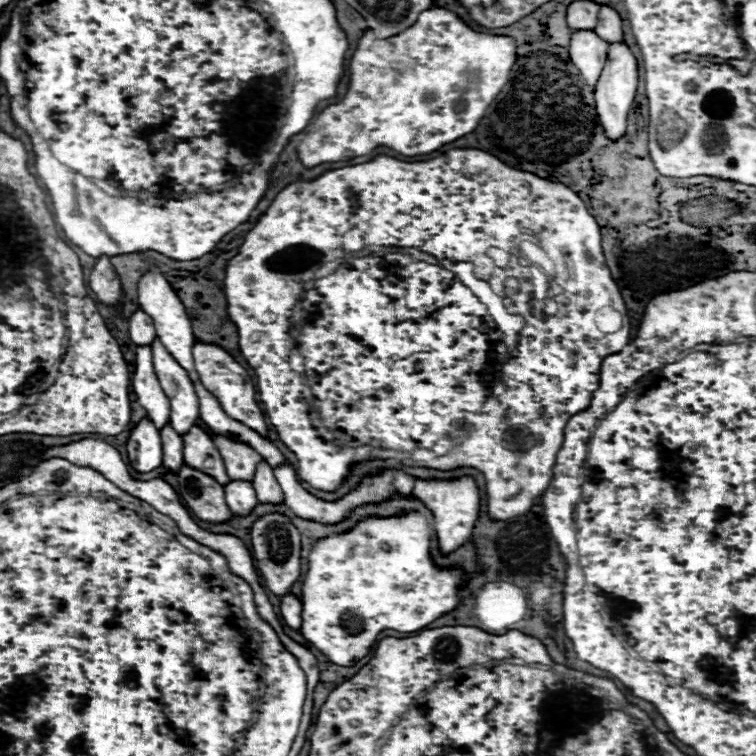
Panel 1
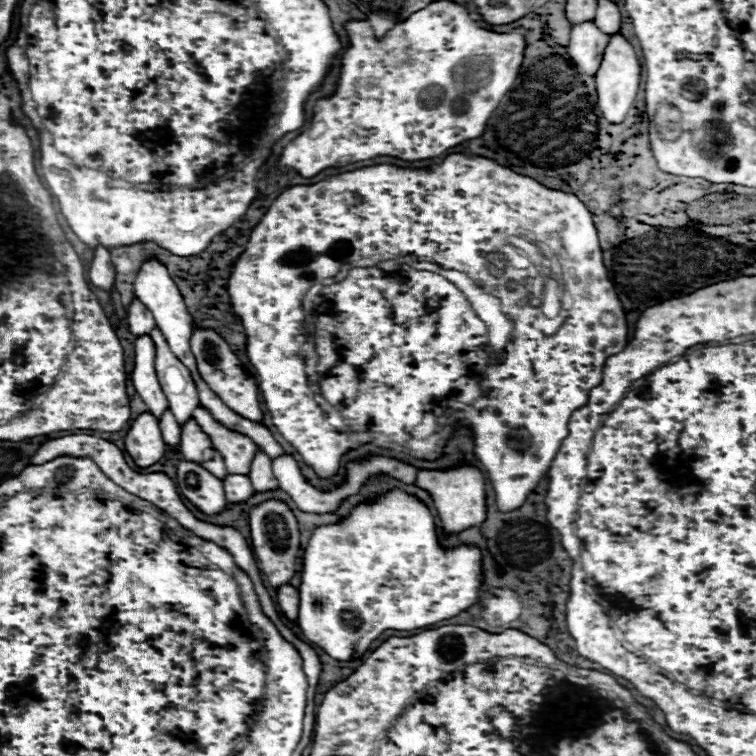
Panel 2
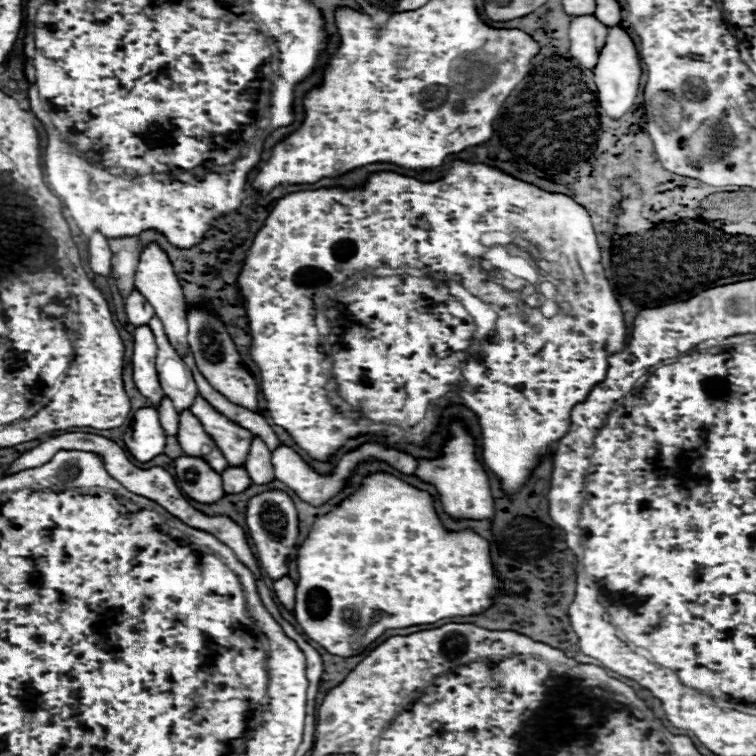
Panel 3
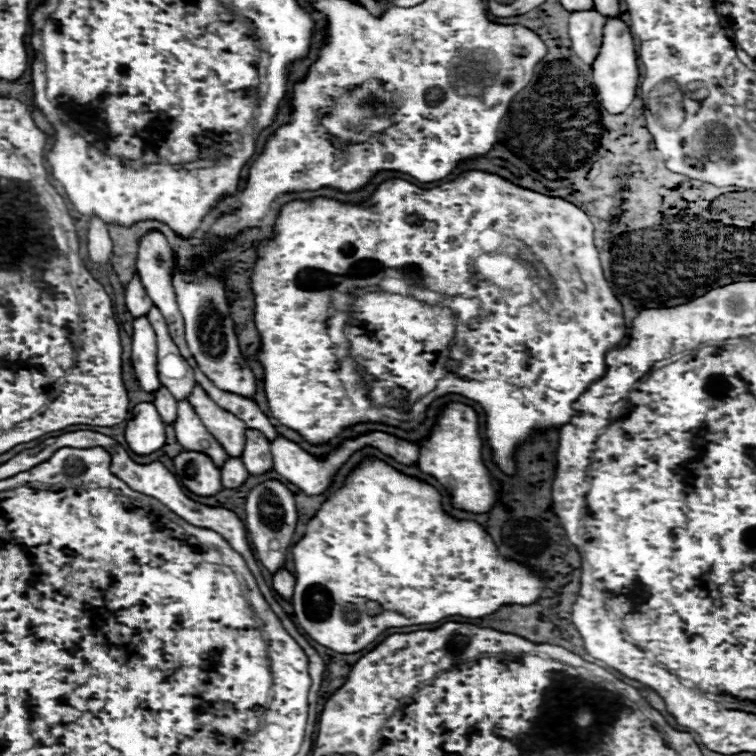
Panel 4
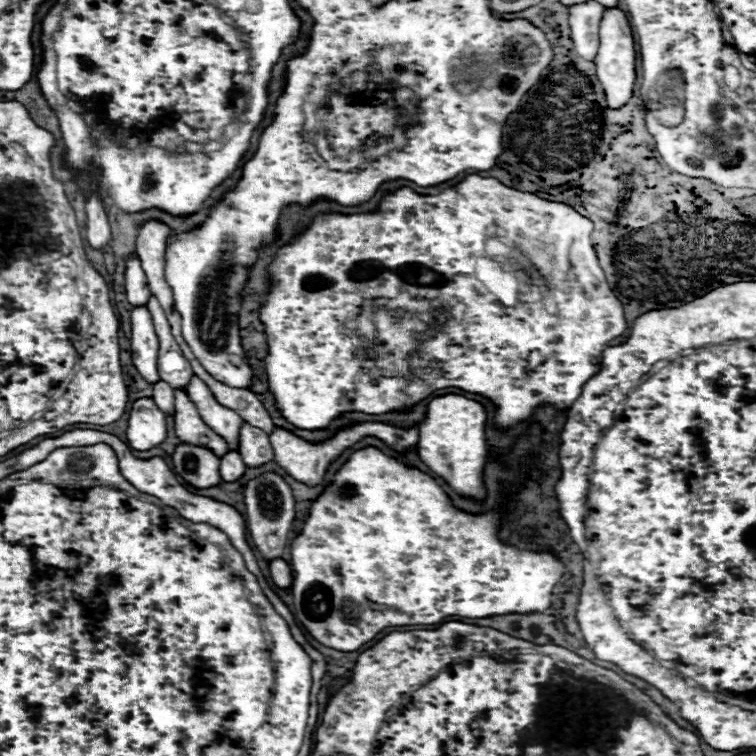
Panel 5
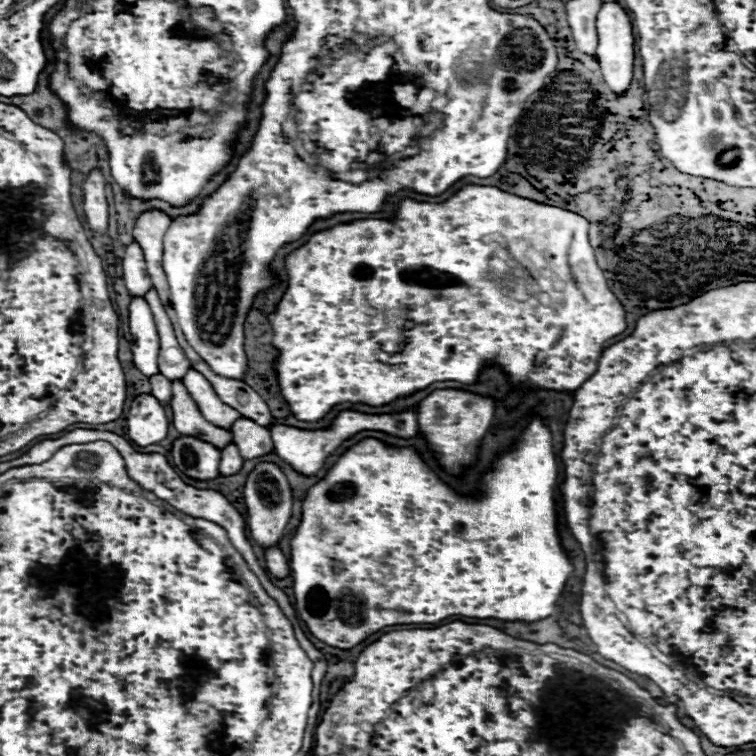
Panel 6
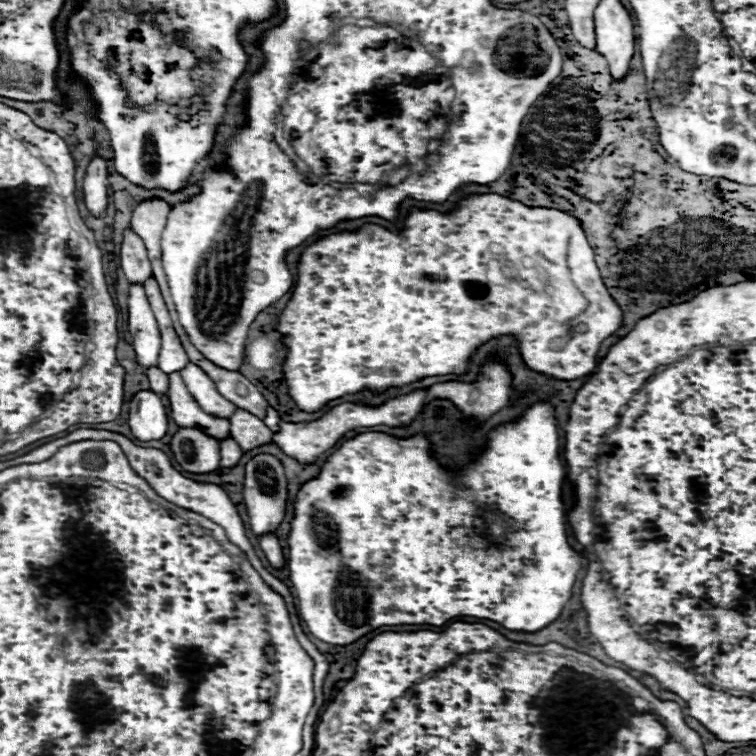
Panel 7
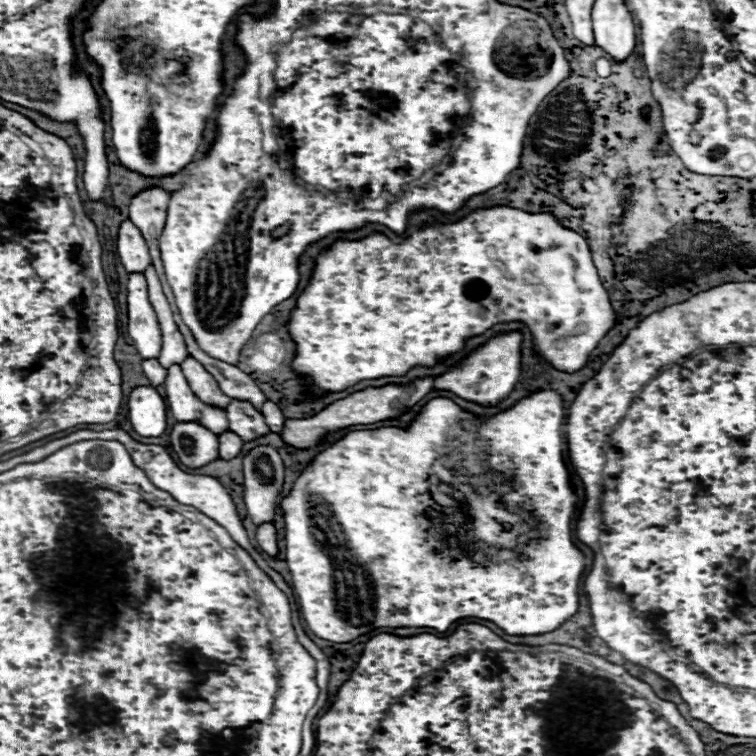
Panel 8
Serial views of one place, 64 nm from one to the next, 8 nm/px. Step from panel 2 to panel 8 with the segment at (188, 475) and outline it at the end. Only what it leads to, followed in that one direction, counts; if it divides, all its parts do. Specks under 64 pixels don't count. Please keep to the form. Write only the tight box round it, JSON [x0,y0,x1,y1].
[170,424,218,468]

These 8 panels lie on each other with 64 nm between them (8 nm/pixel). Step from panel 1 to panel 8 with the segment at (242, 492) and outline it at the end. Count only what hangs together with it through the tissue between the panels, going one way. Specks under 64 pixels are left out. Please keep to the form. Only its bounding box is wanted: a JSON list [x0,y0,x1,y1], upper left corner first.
[218,432,242,460]

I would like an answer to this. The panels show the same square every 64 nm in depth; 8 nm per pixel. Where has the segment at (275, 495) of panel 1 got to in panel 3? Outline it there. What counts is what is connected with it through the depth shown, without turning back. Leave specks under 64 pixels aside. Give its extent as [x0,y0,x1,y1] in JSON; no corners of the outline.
[246,440,274,486]

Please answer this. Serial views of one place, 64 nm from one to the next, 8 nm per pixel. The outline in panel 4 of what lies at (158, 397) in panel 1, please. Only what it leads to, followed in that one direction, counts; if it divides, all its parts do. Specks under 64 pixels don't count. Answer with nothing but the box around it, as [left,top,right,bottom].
[132,318,160,394]

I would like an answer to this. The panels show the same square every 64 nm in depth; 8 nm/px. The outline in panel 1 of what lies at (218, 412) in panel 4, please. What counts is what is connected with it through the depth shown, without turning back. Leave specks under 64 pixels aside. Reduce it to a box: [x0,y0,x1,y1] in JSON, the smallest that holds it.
[212,436,262,482]

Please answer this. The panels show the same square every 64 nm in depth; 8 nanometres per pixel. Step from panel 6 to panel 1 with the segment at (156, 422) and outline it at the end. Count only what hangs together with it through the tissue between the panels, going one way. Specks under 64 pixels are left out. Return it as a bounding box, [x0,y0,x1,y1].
[126,420,162,472]

